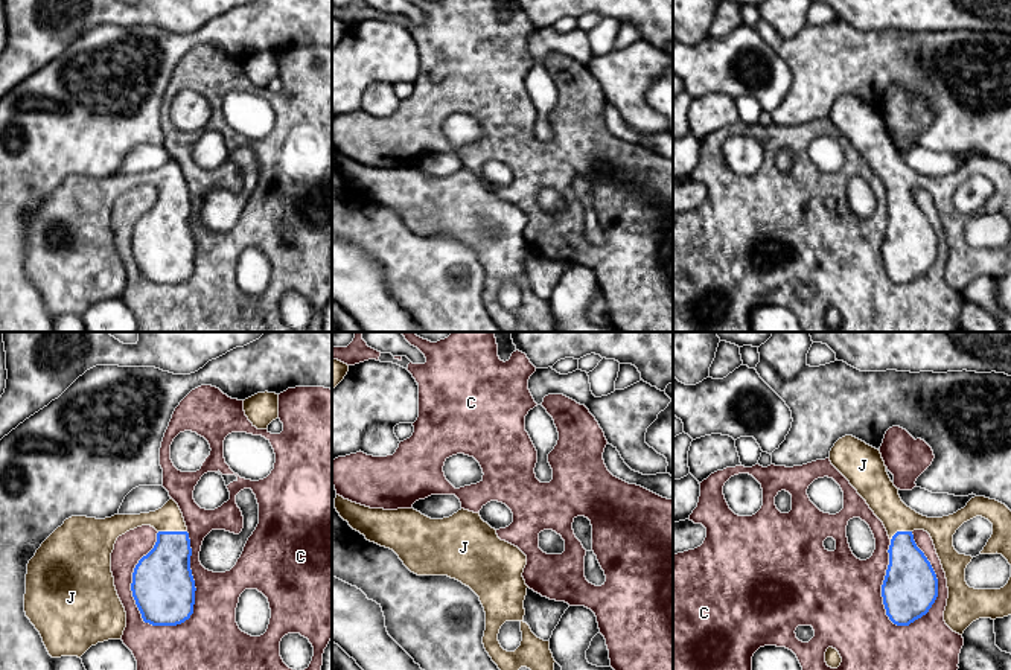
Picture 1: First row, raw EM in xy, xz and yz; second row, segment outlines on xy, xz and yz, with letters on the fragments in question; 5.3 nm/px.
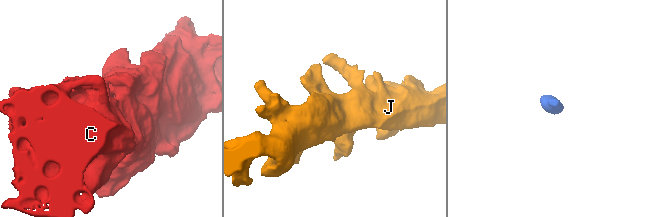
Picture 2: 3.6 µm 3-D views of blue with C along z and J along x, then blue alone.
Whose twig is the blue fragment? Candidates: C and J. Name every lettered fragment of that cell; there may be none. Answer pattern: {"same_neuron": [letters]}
{"same_neuron": ["J"]}

